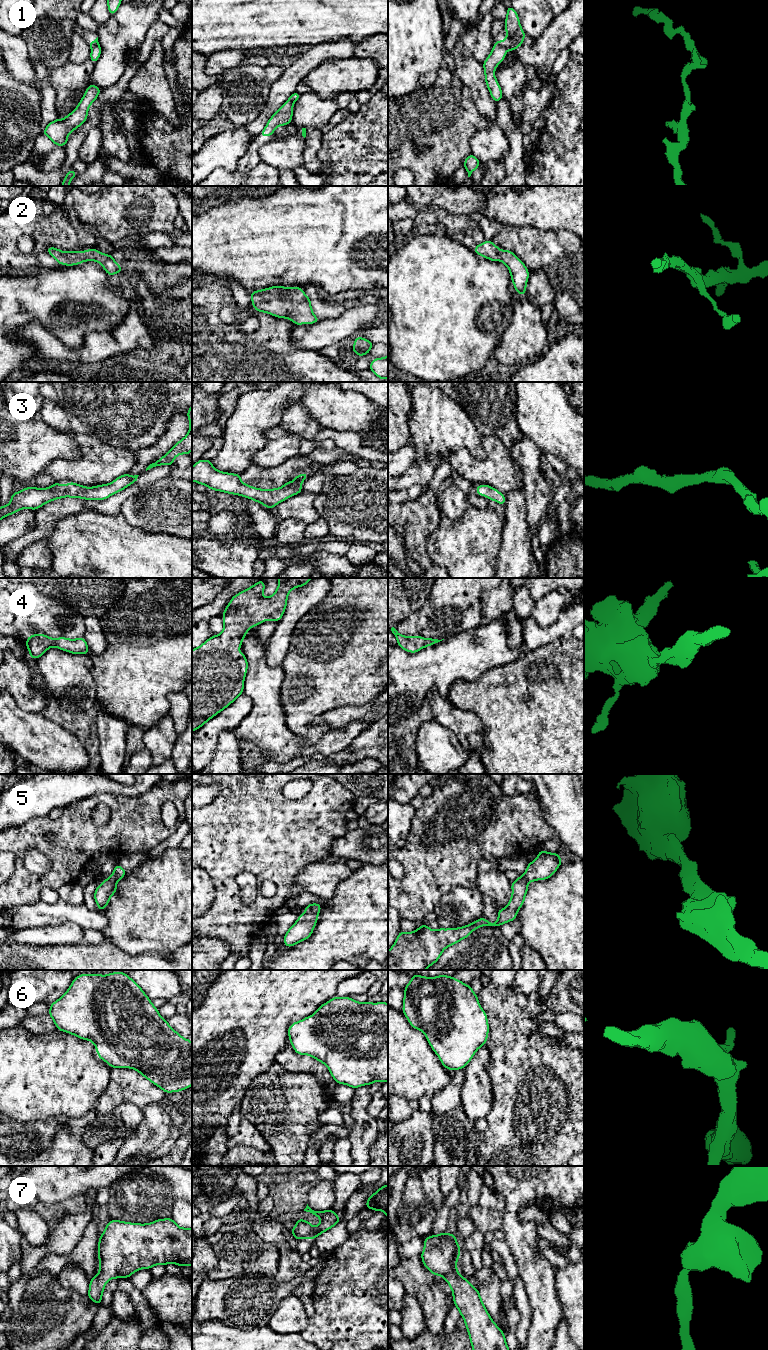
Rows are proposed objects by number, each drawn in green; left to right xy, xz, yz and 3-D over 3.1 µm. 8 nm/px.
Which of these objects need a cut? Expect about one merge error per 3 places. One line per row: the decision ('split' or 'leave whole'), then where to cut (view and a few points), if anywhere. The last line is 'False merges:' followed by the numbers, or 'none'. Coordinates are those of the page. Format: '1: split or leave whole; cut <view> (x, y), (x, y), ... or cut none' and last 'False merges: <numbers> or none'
1: split; cut yz (495, 42), (506, 49)
2: leave whole; cut none
3: leave whole; cut none
4: leave whole; cut none
5: leave whole; cut none
6: leave whole; cut none
7: leave whole; cut none
False merges: 1

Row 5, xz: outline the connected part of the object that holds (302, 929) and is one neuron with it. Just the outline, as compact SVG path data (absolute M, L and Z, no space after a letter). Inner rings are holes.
M318 903L305 906L305 913L299 914L297 921L284 934L284 946L292 947L311 936L321 908Z

